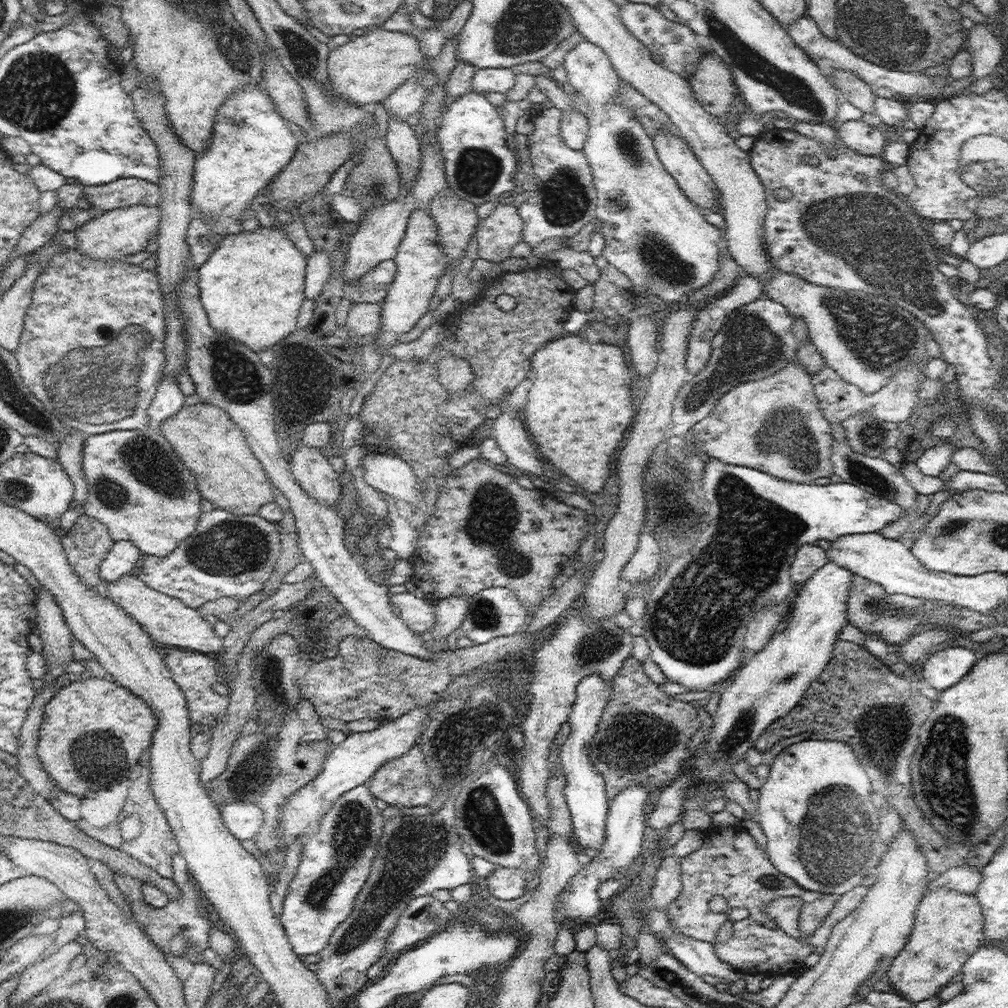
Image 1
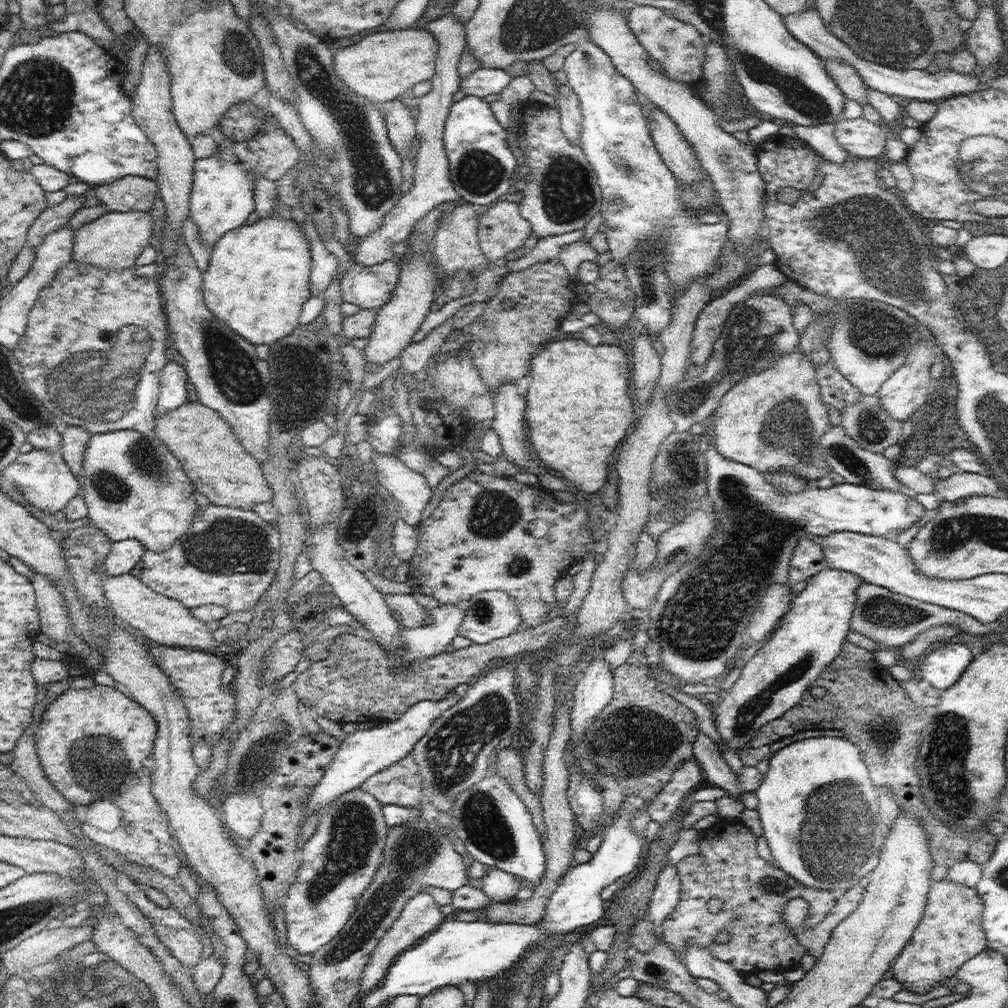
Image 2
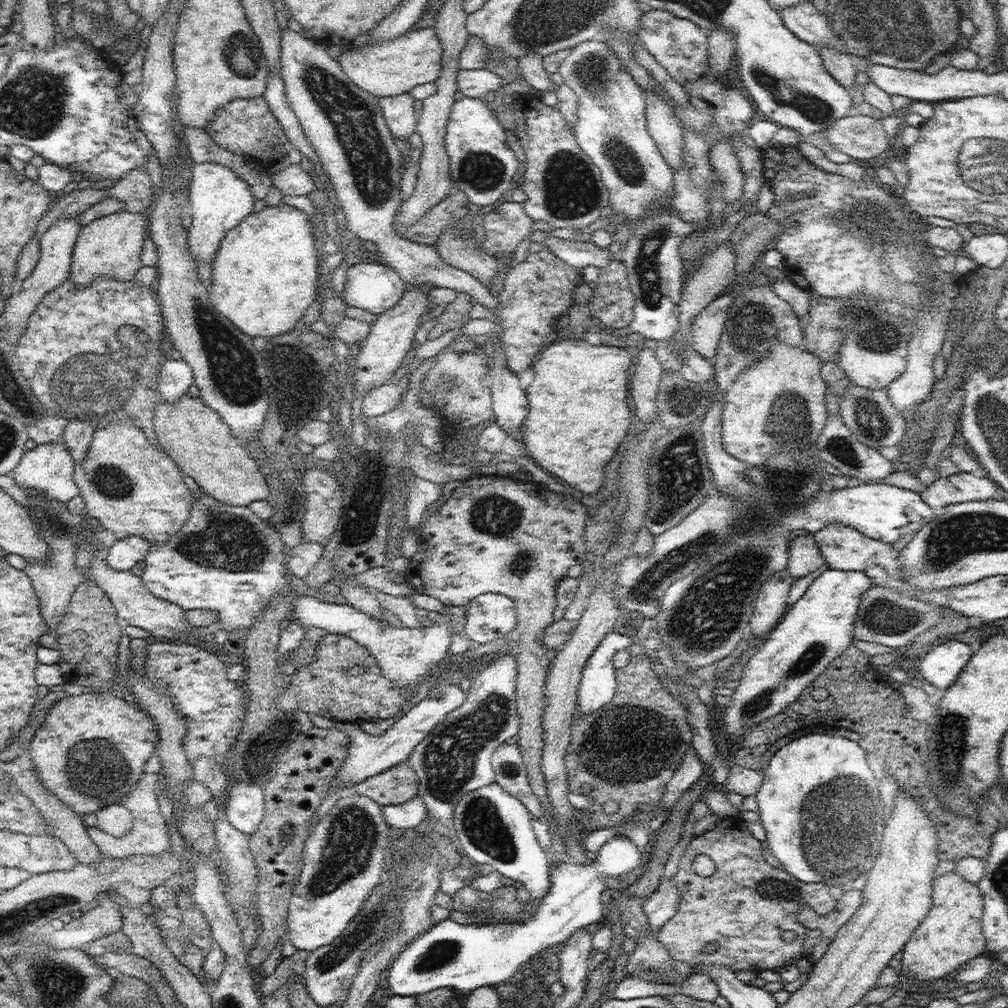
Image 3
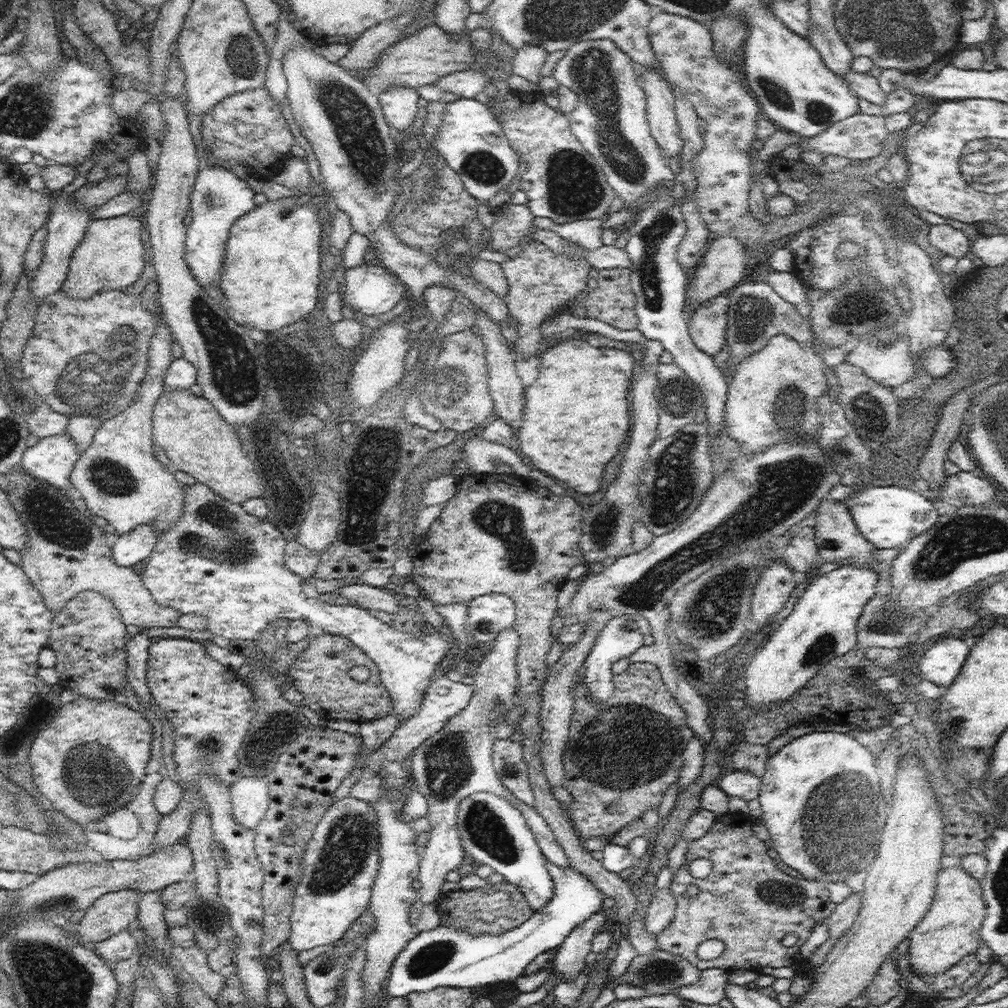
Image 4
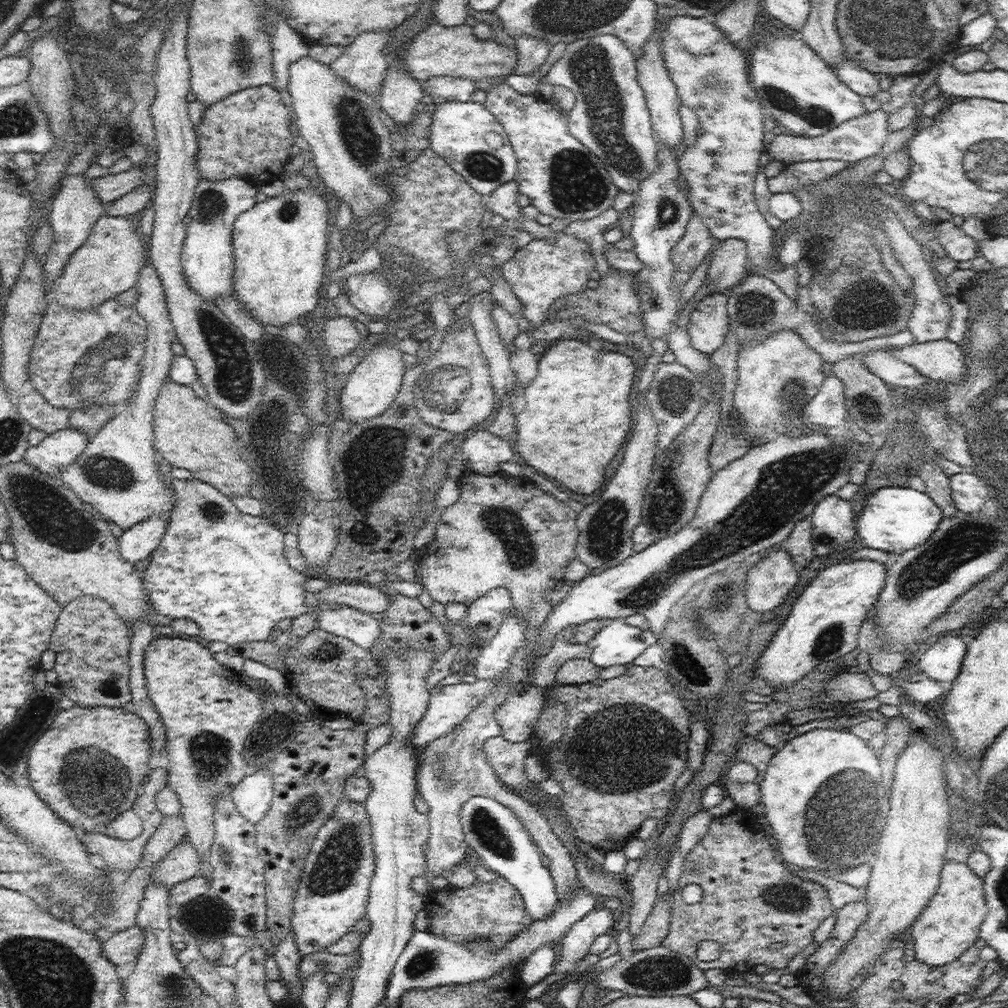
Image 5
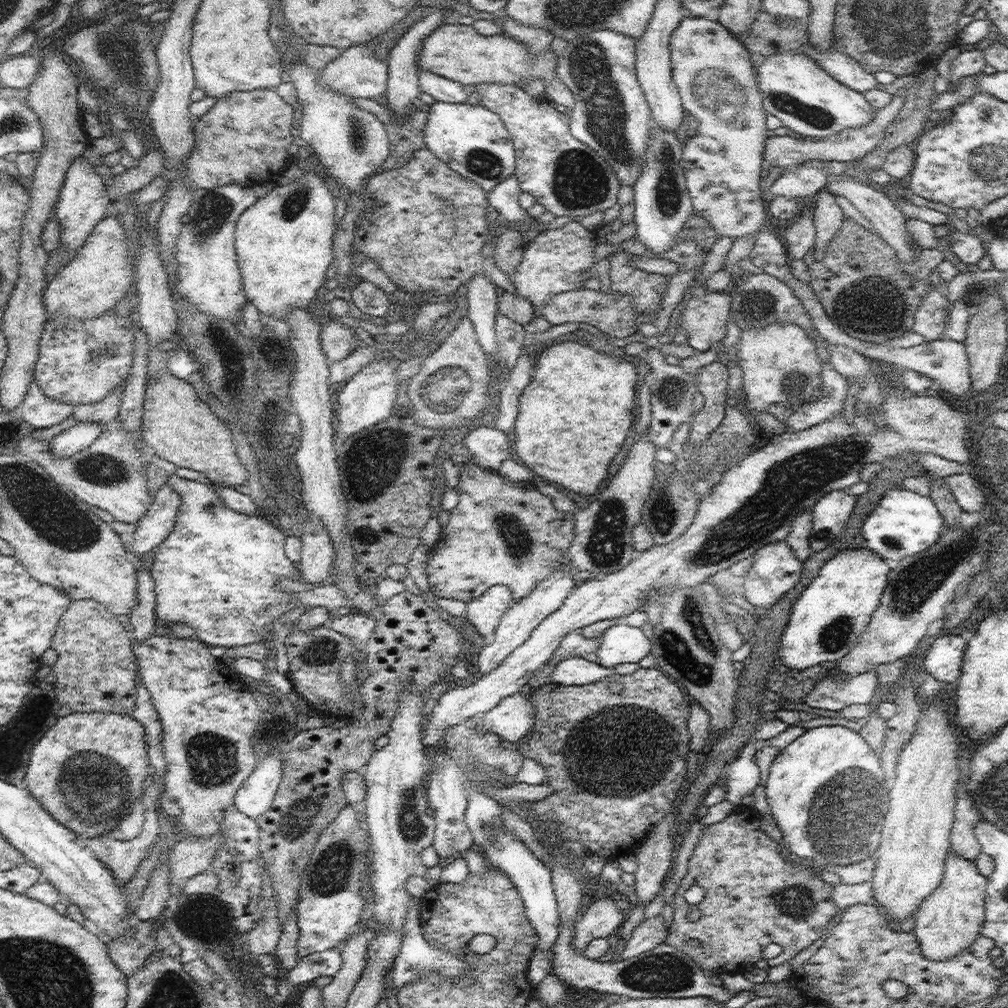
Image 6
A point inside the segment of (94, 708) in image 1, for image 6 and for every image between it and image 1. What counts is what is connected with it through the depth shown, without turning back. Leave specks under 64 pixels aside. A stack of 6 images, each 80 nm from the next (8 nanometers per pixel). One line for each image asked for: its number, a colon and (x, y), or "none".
2: (90, 742)
3: (92, 748)
4: (91, 760)
5: (88, 767)
6: (89, 769)

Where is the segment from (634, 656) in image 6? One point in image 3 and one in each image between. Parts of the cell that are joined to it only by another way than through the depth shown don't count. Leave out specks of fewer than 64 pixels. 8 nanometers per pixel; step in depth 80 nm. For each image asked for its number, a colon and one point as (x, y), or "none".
3: (598, 684)
4: (613, 642)
5: (616, 643)

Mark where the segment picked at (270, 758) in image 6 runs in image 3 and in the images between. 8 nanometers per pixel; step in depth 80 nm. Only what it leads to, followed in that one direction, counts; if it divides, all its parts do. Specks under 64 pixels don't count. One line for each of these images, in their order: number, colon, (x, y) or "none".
3: (245, 806)
4: (249, 796)
5: (252, 797)

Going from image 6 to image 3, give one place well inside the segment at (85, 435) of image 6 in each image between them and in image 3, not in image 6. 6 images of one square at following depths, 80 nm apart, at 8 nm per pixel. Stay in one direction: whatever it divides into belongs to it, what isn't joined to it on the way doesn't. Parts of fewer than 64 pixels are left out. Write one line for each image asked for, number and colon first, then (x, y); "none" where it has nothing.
3: (47, 469)
4: (51, 460)
5: (58, 449)

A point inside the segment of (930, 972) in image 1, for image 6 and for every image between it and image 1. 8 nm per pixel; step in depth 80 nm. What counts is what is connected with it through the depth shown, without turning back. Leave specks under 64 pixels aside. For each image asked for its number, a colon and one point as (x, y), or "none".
2: (950, 933)
3: (951, 933)
4: (950, 930)
5: (950, 924)
6: (949, 920)

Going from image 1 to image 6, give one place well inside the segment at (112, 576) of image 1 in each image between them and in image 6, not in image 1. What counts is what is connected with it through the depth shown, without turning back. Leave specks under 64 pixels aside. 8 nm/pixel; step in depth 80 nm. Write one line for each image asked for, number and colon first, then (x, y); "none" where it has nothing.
2: (122, 557)
3: (126, 552)
4: (130, 548)
5: (138, 542)
6: (159, 521)

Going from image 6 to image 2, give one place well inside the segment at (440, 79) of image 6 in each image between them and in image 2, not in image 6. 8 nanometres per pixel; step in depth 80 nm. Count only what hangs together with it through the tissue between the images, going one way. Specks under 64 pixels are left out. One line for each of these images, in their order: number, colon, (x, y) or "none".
2: (484, 81)
3: (473, 83)
4: (467, 83)
5: (458, 89)

